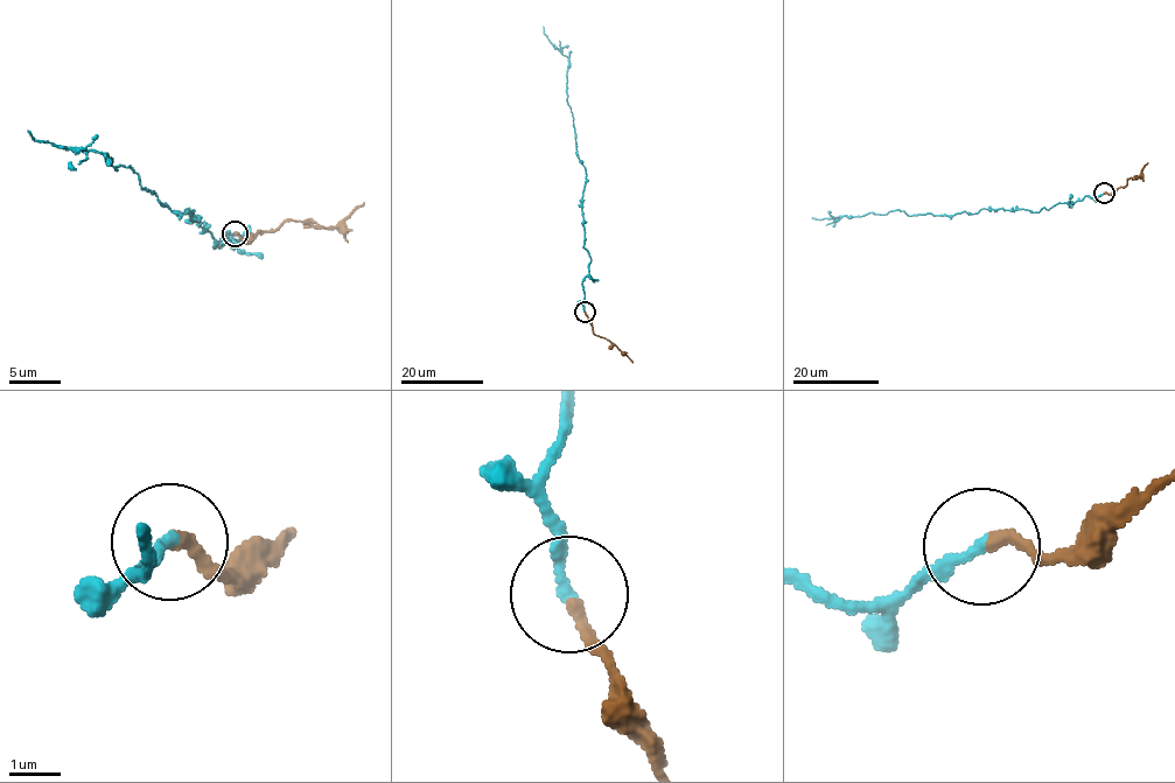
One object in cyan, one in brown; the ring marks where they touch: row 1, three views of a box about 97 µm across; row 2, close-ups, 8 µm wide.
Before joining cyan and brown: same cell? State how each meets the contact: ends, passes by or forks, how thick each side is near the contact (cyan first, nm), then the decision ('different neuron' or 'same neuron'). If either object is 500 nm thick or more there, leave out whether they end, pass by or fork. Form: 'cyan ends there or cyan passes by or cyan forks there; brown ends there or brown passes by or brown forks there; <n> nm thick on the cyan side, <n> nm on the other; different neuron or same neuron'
cyan ends there; brown ends there; 220 nm thick on the cyan side, 240 nm on the other; same neuron

